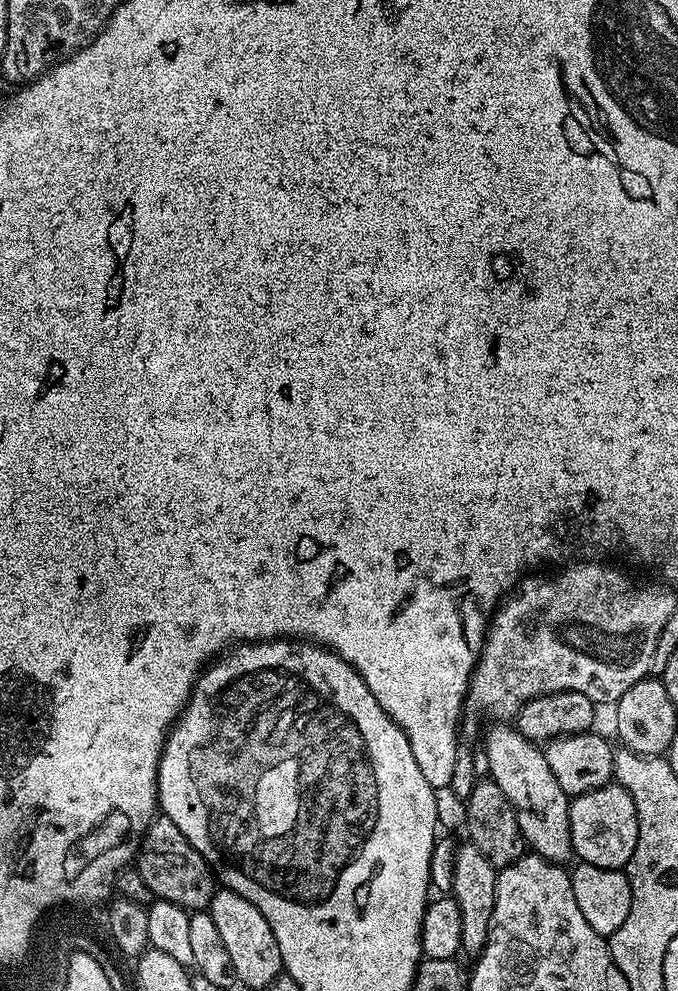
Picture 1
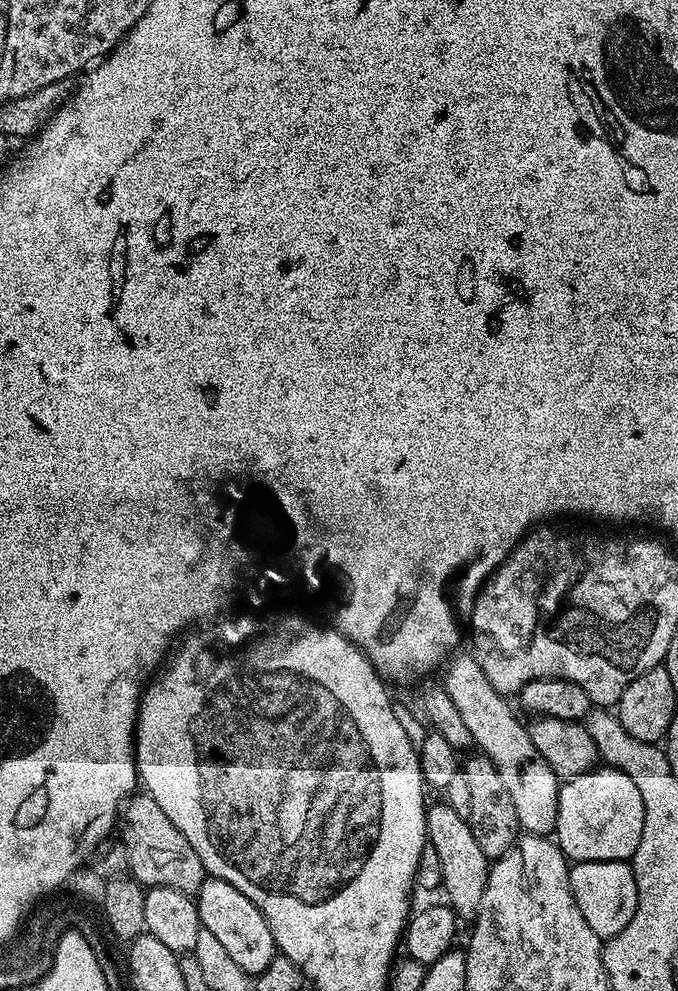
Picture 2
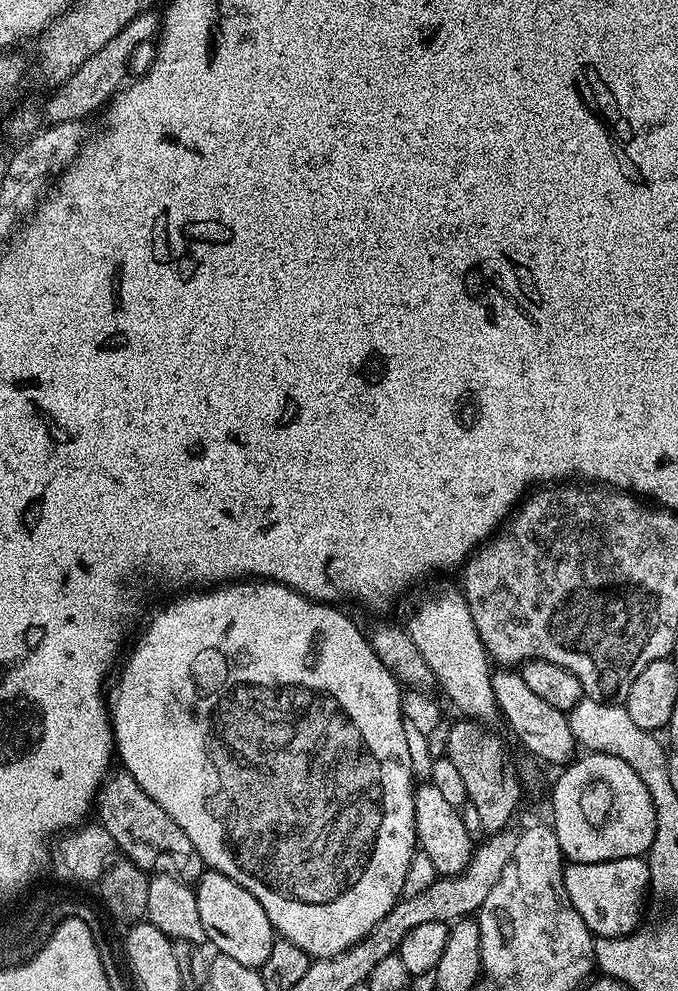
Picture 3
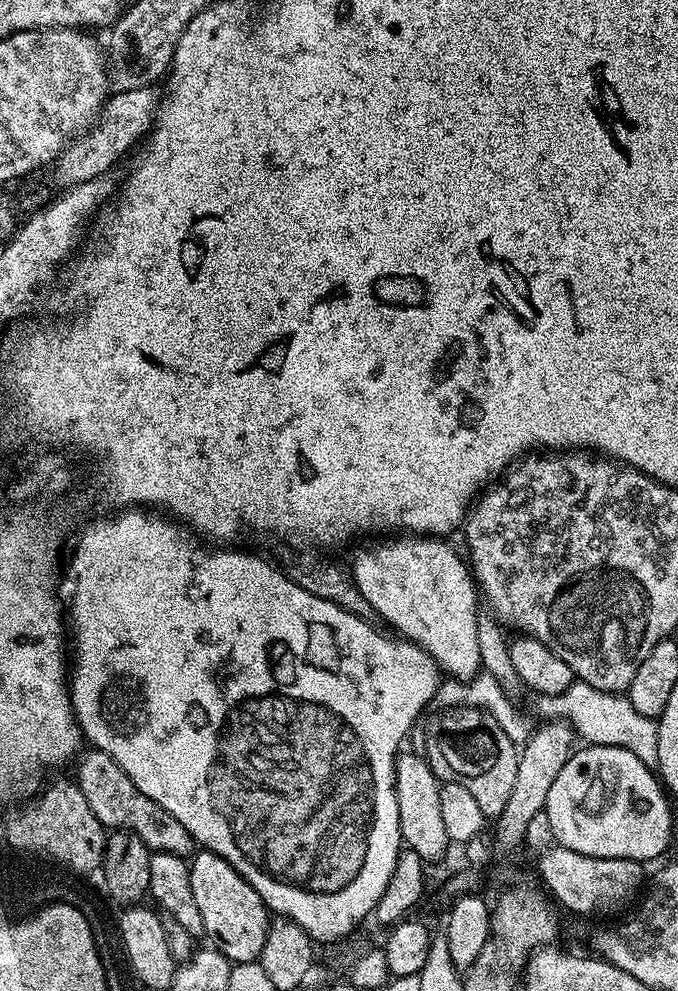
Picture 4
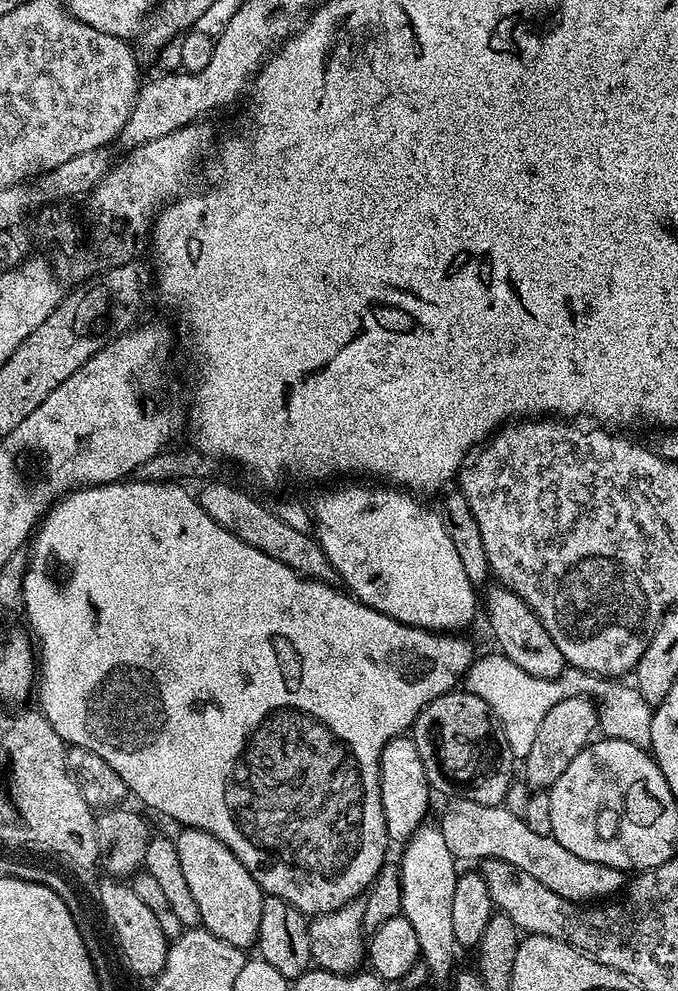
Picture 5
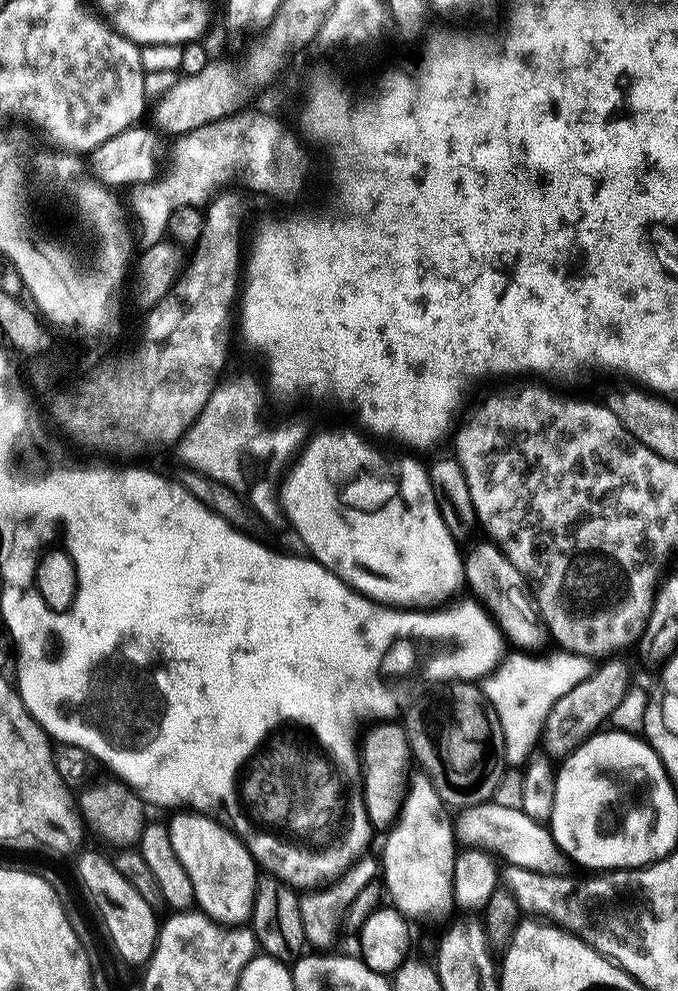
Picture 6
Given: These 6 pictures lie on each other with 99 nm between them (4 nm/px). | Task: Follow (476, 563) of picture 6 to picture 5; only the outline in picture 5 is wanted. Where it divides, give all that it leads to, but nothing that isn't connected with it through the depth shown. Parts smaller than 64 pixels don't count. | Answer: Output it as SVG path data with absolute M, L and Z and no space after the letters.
M493 583L488 593L483 593L482 608L488 611L488 624L492 627L492 636L496 639L499 655L505 656L518 670L530 674L534 678L553 680L564 671L566 665L562 658L562 650L554 646L554 638L546 634L538 617L526 606L524 600L518 598L503 584Z

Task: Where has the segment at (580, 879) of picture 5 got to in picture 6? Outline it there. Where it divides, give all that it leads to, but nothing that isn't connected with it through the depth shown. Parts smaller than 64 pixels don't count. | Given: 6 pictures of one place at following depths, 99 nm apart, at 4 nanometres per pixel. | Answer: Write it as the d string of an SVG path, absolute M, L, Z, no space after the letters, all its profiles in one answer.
M489 802L459 809L454 820L457 841L471 842L491 852L503 863L505 860L505 865L508 866L522 866L526 870L538 870L542 874L563 873L566 857L556 847L551 831L541 821L527 816L523 808L519 806L511 808L508 804L496 803Z

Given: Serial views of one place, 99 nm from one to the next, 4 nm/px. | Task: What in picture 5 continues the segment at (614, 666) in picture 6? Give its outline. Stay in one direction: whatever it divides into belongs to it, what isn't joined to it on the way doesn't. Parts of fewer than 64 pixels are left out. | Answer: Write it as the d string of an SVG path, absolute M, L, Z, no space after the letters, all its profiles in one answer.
M587 695L571 696L550 706L550 710L540 719L538 730L528 741L528 753L522 758L524 780L529 789L544 790L552 785L578 753L588 747L593 739L592 731L595 733L597 728L598 708Z

